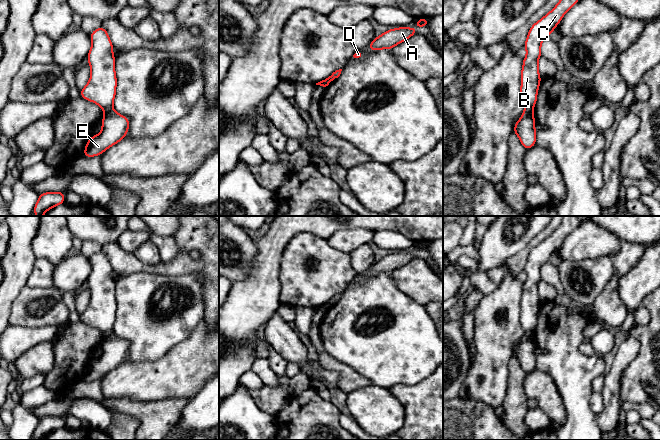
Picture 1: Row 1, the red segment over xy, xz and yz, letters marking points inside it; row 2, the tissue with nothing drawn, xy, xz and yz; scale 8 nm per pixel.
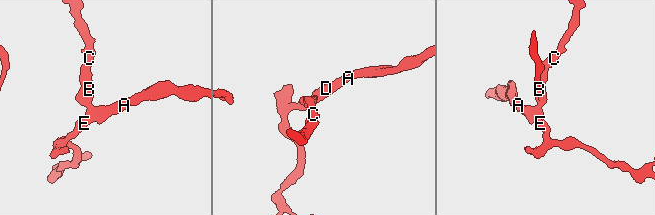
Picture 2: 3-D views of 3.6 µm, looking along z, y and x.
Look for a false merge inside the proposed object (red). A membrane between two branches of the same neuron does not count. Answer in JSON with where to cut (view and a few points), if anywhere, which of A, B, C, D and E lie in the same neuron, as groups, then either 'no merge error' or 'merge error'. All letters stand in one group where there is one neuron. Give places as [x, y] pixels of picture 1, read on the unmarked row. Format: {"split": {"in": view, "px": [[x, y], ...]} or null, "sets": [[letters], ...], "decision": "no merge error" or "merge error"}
{"split": {"in": "xy", "px": [[111, 332], [105, 335]]}, "sets": [["A", "D", "E"], ["B", "C"]], "decision": "merge error"}

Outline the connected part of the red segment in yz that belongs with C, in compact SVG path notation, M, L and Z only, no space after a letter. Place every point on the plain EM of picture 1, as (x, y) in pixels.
M564 216L559 227L529 254L524 271L527 275L521 294L520 321L526 334L533 336L541 301L538 283L541 281L541 266L552 258L554 252L579 224L578 216Z

